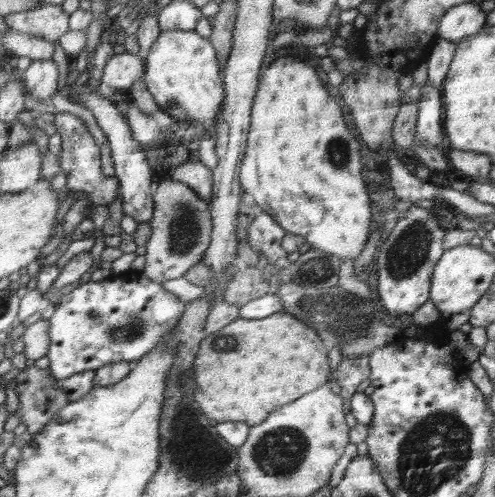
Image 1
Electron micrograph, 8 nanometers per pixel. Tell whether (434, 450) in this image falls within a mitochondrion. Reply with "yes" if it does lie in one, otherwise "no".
yes

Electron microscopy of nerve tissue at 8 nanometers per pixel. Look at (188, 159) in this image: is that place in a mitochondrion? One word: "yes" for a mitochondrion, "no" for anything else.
no

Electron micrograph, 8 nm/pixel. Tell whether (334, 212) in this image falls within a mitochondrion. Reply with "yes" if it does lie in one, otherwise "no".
no

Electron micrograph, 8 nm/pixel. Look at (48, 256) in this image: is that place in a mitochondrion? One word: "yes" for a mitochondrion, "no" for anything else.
no

